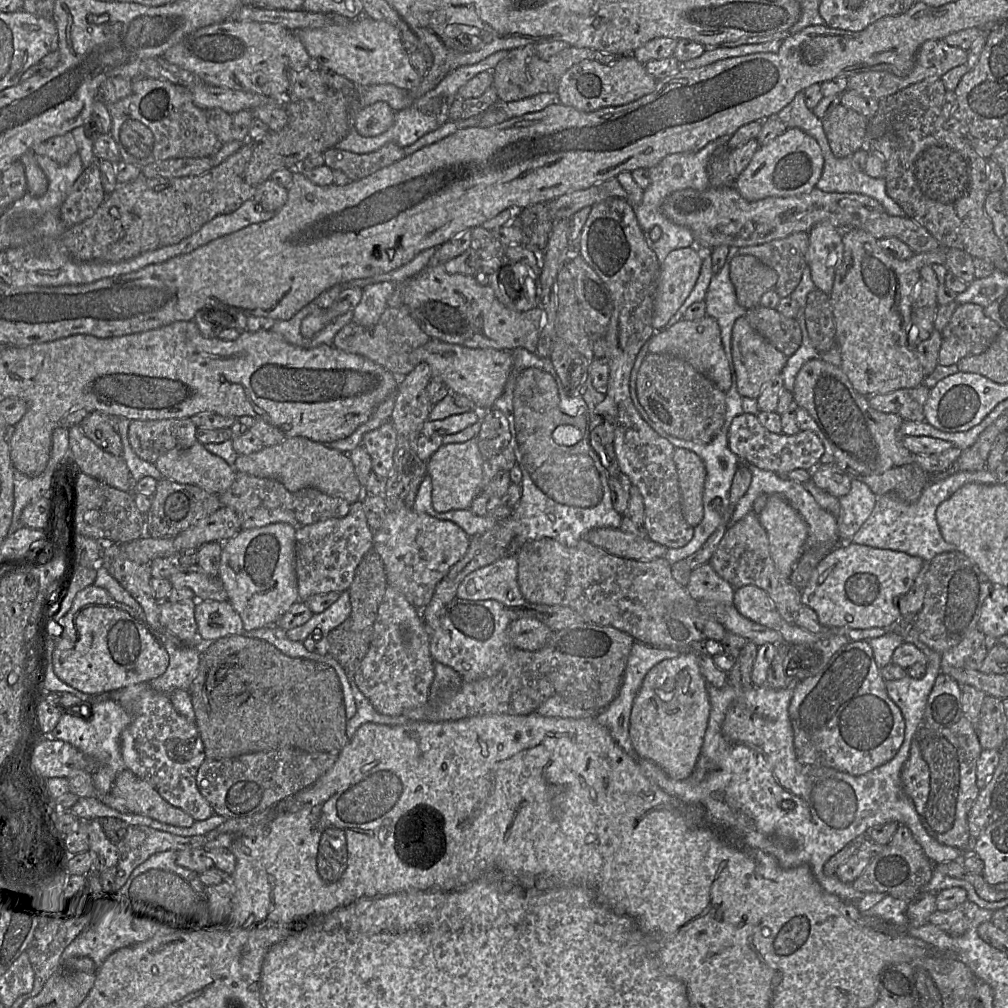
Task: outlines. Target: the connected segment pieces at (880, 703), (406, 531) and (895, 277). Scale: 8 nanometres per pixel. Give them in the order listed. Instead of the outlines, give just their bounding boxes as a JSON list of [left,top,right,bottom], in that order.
[[788,640,905,776],[372,505,471,610],[829,228,945,397]]

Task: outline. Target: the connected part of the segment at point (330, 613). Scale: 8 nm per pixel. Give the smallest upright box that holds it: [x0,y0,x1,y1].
[287,591,351,642]

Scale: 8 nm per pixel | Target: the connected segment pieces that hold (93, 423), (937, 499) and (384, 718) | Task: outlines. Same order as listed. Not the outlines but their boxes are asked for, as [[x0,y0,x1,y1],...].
[[80,411,123,456],[852,468,996,562],[346,674,411,740]]

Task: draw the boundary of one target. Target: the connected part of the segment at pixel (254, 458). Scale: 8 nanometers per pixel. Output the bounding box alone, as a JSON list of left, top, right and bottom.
[233,436,364,504]

